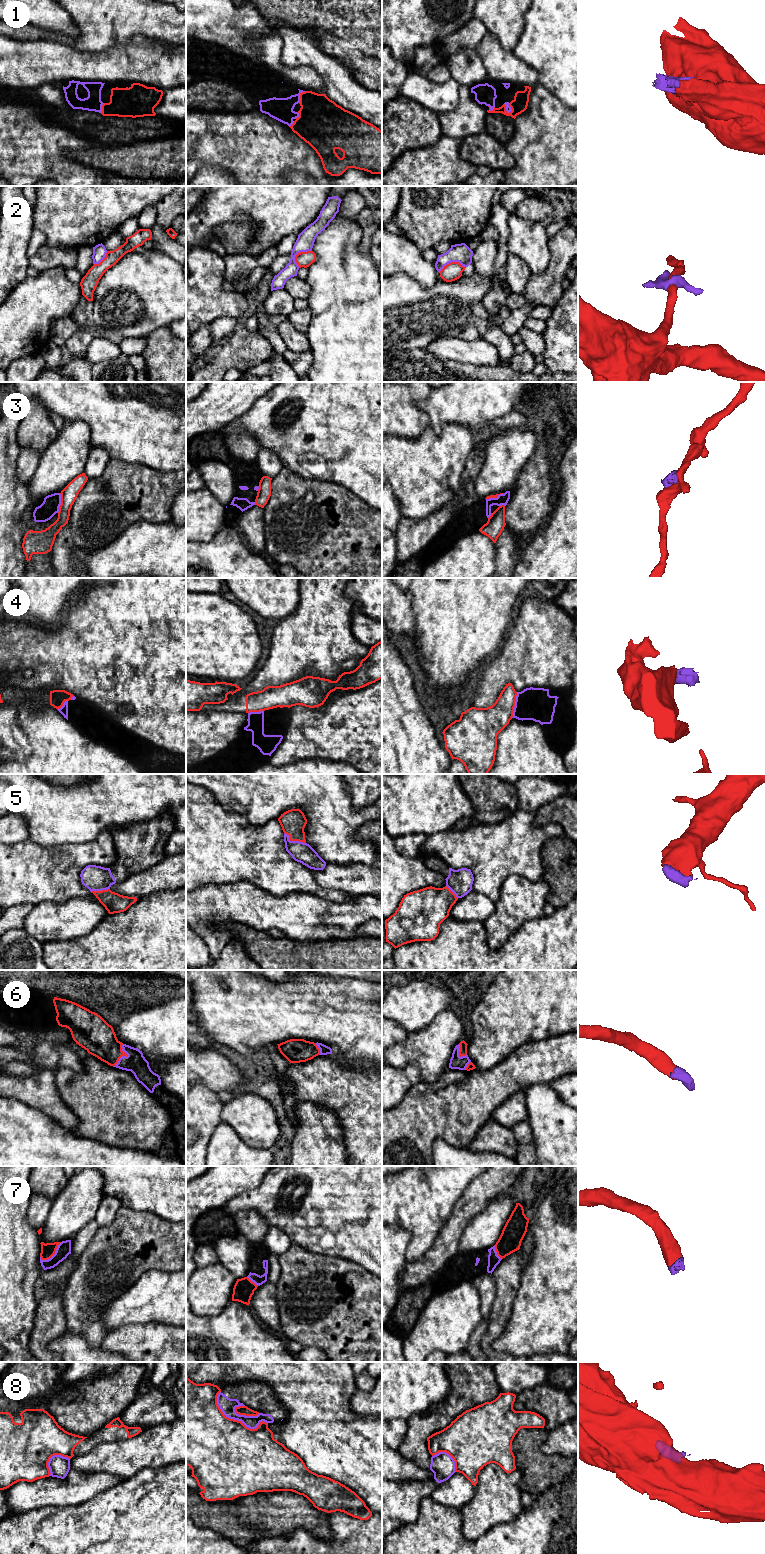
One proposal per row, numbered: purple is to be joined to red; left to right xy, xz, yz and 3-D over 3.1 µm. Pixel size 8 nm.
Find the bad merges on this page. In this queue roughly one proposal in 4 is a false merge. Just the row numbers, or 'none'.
2, 3, 4, 8

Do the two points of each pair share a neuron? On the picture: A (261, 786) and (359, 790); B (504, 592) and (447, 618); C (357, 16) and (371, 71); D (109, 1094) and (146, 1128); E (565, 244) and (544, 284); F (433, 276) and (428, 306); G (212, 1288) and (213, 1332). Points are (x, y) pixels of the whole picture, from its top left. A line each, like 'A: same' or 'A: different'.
A: different
B: same
C: same
D: same
E: same
F: different
G: different

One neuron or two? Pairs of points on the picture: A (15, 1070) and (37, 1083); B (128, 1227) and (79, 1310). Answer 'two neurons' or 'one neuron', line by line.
A: two neurons
B: one neuron

